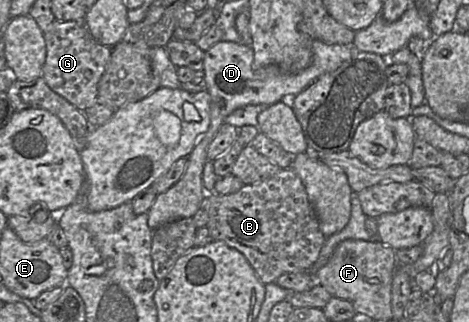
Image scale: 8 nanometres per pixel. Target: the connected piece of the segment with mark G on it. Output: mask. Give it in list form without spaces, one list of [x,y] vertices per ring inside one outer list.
[[[85,19],[75,21],[54,20],[44,32],[46,60],[42,78],[49,88],[76,106],[85,110],[98,99],[98,83],[105,72],[112,47],[98,43],[90,34]]]

